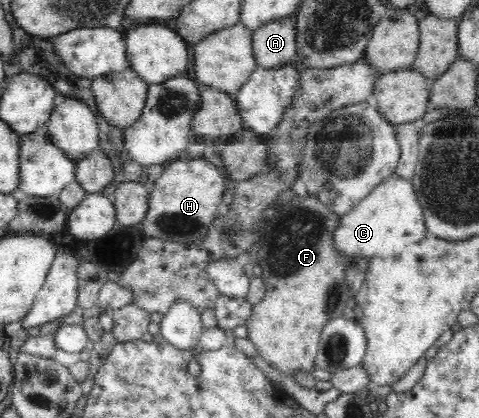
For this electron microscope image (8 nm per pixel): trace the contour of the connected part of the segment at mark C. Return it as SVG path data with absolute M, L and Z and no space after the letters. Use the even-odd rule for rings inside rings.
M394 174L376 185L351 211L340 216L333 244L350 261L359 255L371 259L379 257L379 261L391 261L403 255L409 245L423 239L427 232L412 180Z

